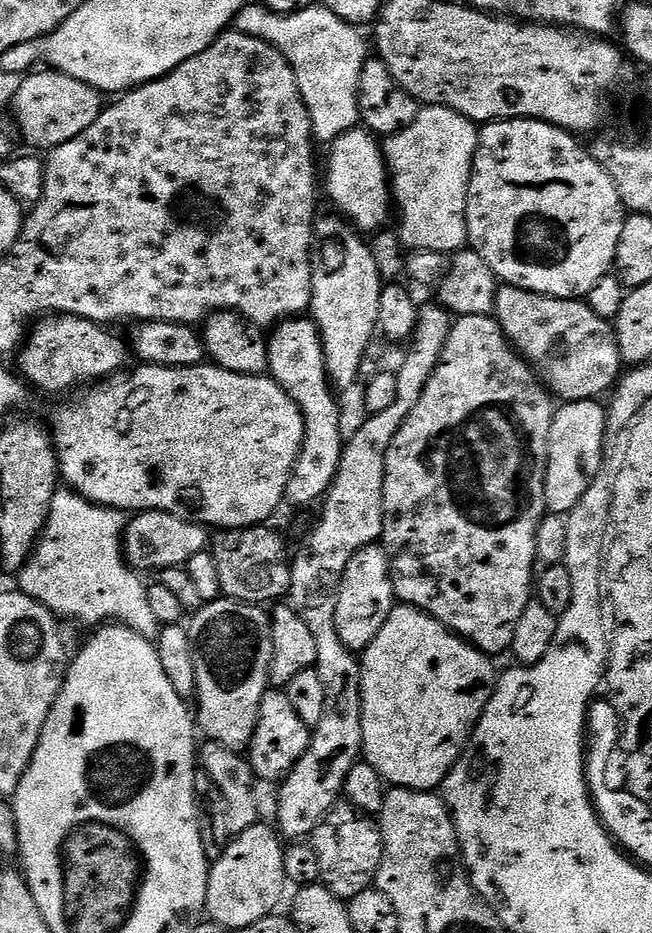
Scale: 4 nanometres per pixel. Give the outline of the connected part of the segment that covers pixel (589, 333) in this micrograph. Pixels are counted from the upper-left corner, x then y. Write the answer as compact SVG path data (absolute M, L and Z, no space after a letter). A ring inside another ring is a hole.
M500 286L494 318L512 347L535 369L553 397L561 401L595 400L603 392L611 393L621 379L622 361L613 325L598 318L584 300L559 300Z

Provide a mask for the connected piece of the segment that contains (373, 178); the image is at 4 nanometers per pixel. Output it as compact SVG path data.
M357 126L334 140L330 149L332 157L328 160L328 196L337 208L333 209L361 233L379 232L389 223L388 204L390 208L394 200L390 191L390 171L381 141L373 133Z

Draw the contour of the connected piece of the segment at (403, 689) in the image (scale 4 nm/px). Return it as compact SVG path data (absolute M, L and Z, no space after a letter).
M409 604L393 607L390 618L386 618L382 630L378 630L378 638L364 649L359 661L360 697L364 711L363 759L389 785L419 792L439 789L448 777L448 771L459 762L472 731L490 702L498 679L498 671L491 664L493 661L427 612Z

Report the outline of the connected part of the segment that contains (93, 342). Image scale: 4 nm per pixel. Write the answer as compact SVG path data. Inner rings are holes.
M49 315L29 331L19 349L15 357L20 367L19 375L34 388L36 386L46 392L64 392L67 388L76 387L79 389L115 377L121 371L119 368L130 360L130 348L112 332L115 331L86 318Z

